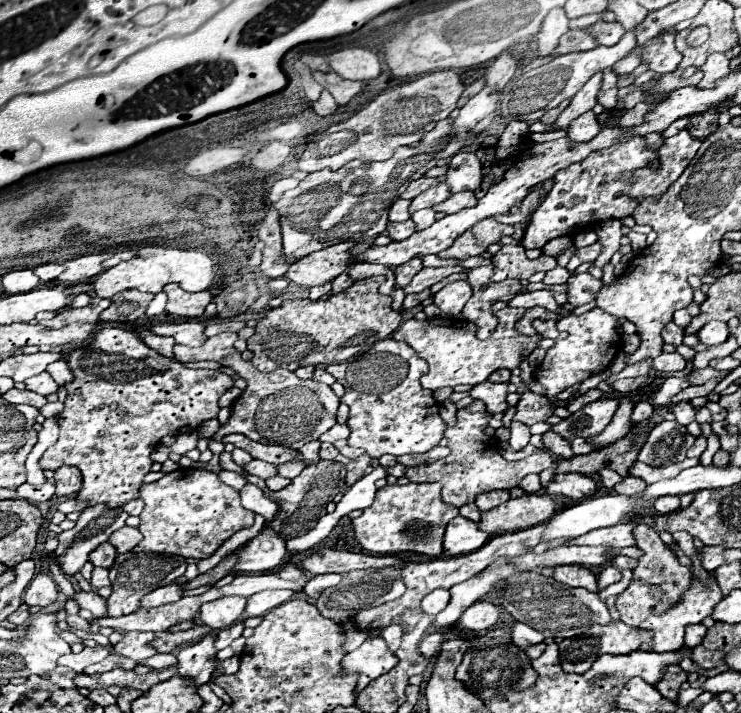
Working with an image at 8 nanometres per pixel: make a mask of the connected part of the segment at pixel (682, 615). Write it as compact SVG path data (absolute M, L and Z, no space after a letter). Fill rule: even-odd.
M713 574L709 576L709 582L703 584L699 578L693 576L693 584L689 590L683 592L681 600L671 608L671 610L665 610L663 614L653 614L653 618L647 618L641 628L649 628L653 630L653 644L643 648L643 650L651 650L651 652L675 652L675 650L681 650L683 646L683 636L685 636L685 626L689 624L697 624L701 622L703 618L711 616L713 612L713 606L723 598Z

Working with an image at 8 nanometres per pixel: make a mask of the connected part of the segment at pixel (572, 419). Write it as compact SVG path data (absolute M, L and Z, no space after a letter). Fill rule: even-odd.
M605 396L605 398L599 398L597 402L587 404L585 408L581 408L575 414L571 414L569 418L561 420L551 430L561 434L569 442L573 438L577 438L577 436L587 438L587 436L599 434L611 422L611 418L613 418L617 408L619 408L619 398Z

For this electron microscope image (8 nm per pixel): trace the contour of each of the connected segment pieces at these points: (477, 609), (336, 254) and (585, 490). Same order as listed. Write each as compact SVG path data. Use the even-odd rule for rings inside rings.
M479 600L461 614L459 624L463 630L469 632L485 632L493 628L497 620L499 620L499 606L487 600Z
M339 242L335 246L313 252L299 262L291 264L285 278L297 284L299 288L313 288L331 282L341 272L347 270L351 248L355 242Z
M555 464L541 472L541 482L551 494L563 494L571 500L581 500L595 494L595 482L583 474L555 474Z

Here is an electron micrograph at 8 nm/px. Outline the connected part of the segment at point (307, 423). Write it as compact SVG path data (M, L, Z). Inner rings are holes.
M225 332L209 338L203 346L197 348L181 346L181 344L175 344L173 348L175 358L183 364L215 360L221 366L229 366L231 370L235 370L235 374L245 378L249 384L249 388L233 402L227 424L219 426L219 430L213 434L213 440L223 440L229 434L245 434L249 440L257 440L263 444L281 444L295 450L299 450L305 442L319 440L319 436L335 424L339 398L333 394L333 390L315 380L301 380L291 370L283 370L283 368L269 374L259 372L257 368L253 368L249 360L241 358L241 354L233 346L235 340L237 334Z

